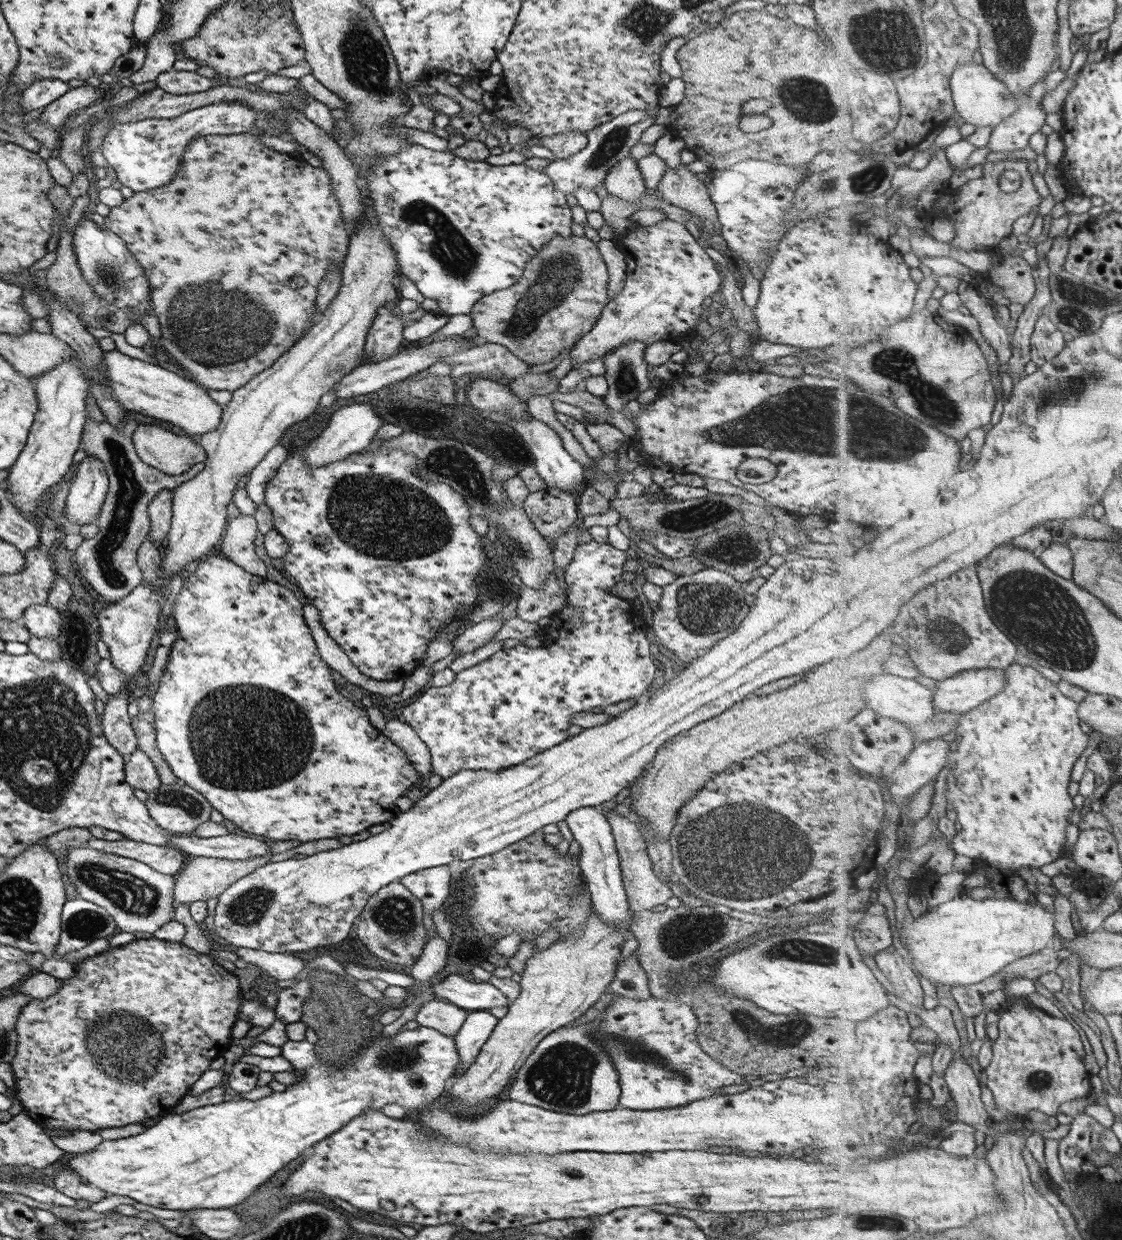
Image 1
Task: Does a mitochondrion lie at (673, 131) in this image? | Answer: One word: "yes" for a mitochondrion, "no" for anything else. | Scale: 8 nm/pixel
no

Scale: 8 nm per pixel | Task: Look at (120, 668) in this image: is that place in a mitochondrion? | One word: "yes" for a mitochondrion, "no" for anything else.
no

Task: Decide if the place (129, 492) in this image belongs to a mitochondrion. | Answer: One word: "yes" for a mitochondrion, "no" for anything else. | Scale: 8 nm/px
yes

